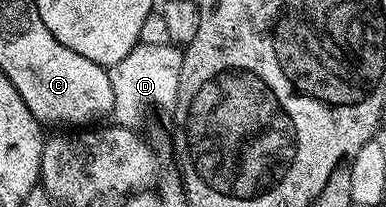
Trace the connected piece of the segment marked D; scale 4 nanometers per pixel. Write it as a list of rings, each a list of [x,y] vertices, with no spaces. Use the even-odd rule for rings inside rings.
[[[139,42],[122,61],[107,68],[110,85],[114,89],[112,117],[117,126],[138,131],[147,123],[152,113],[156,111],[164,115],[172,113],[176,107],[178,79],[181,77],[180,60],[169,61],[169,55],[173,51],[176,51],[173,44],[148,45]],[[151,55],[153,61],[150,61]]]

